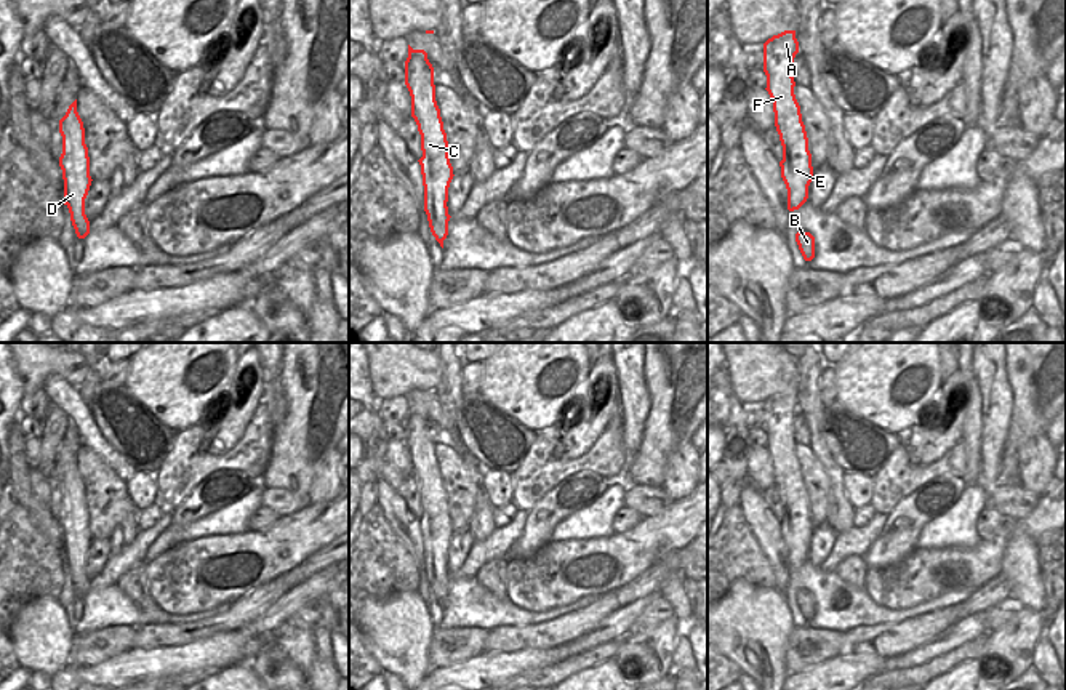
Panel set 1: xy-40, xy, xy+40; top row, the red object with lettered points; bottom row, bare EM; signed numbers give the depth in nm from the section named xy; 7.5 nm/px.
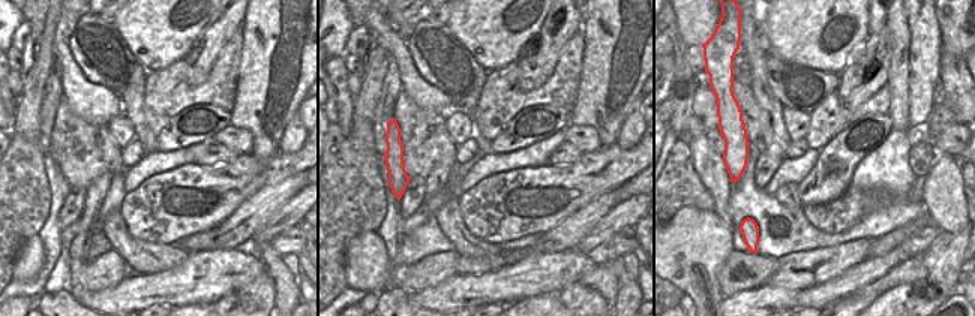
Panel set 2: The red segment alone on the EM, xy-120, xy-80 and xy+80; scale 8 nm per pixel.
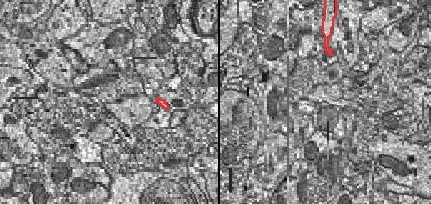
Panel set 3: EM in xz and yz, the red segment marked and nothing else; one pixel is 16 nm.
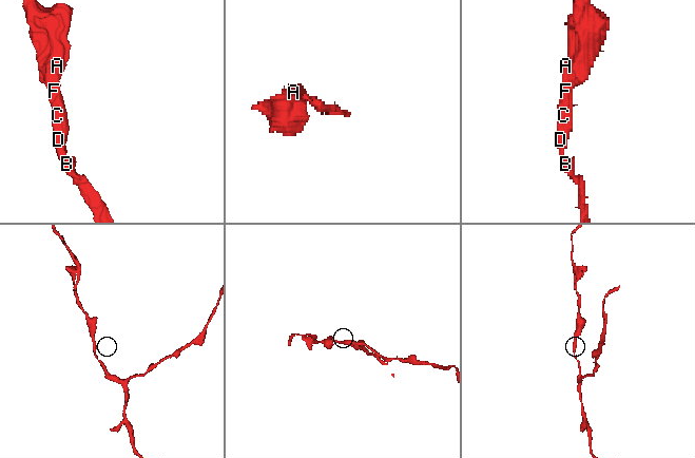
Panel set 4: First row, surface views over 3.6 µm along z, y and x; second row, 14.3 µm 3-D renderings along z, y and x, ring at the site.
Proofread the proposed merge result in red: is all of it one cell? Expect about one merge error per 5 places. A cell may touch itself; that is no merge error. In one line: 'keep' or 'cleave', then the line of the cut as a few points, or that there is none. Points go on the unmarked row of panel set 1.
keep | no cut

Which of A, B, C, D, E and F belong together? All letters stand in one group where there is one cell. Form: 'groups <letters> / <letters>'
groups A B C D E F

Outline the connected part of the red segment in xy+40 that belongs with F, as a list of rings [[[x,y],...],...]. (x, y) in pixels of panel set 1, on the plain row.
[[[784,389],[763,402],[765,448],[773,459],[775,485],[783,504],[779,525],[789,570],[799,568],[807,560],[813,535],[808,496],[794,453],[792,421],[797,411],[795,389]]]

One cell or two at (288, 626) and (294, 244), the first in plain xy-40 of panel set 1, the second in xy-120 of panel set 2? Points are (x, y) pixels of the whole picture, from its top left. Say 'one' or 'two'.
one

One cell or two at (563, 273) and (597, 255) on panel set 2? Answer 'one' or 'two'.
two

